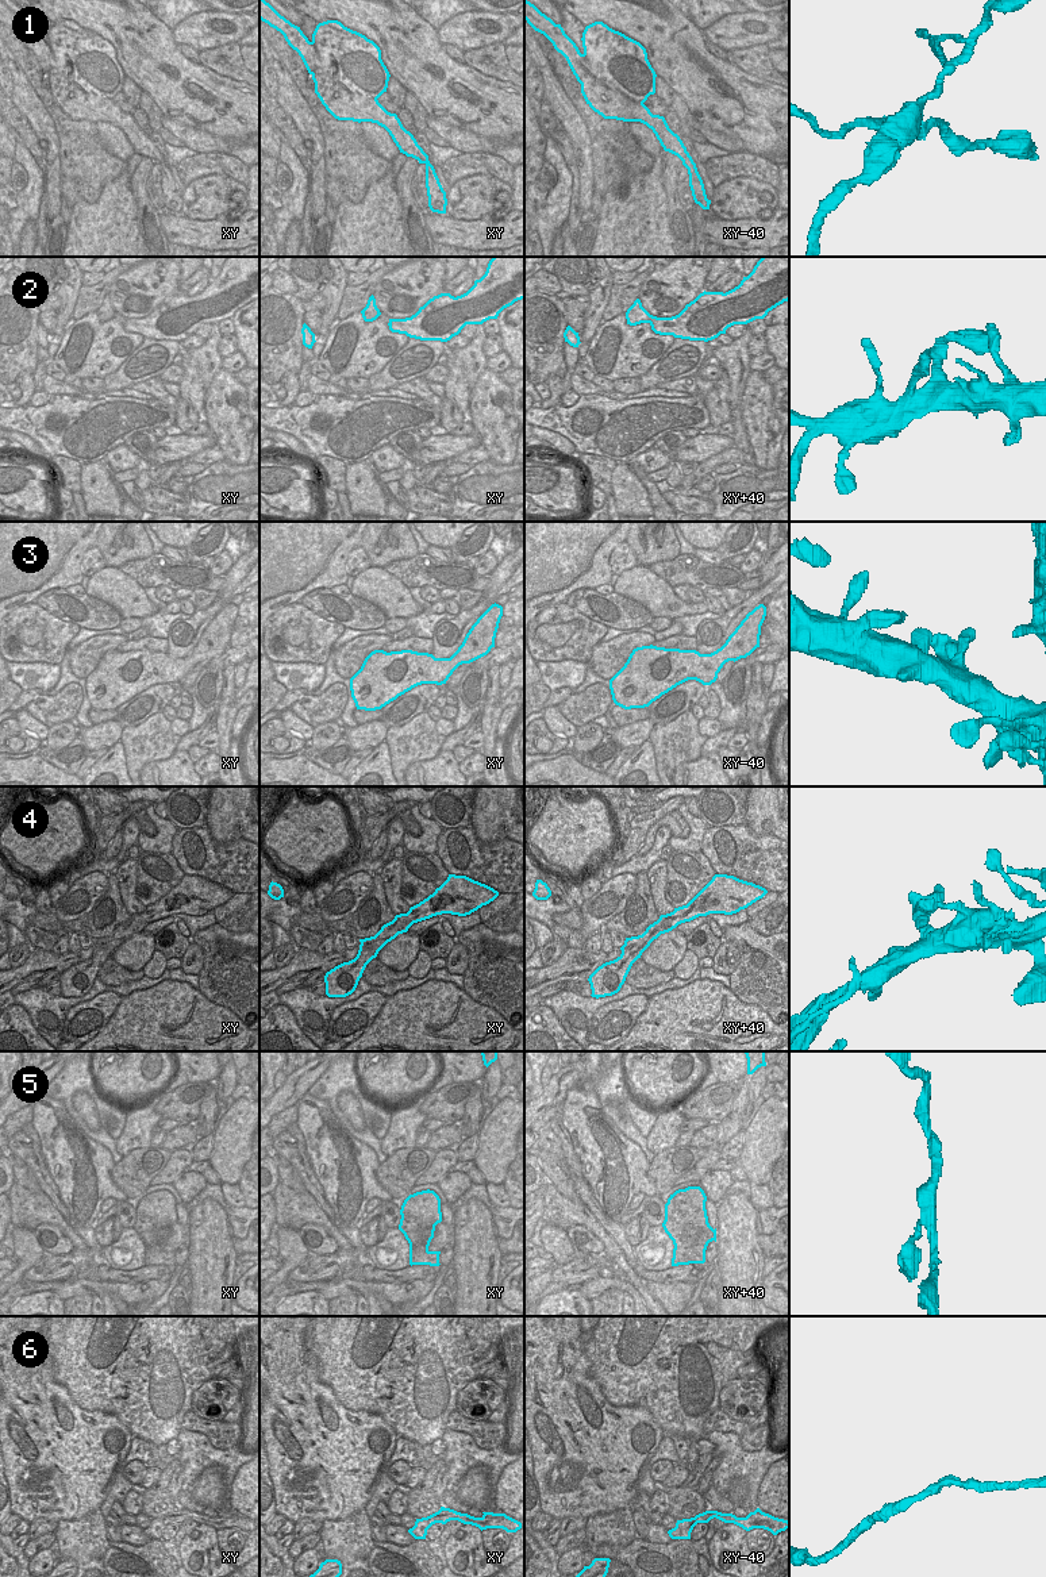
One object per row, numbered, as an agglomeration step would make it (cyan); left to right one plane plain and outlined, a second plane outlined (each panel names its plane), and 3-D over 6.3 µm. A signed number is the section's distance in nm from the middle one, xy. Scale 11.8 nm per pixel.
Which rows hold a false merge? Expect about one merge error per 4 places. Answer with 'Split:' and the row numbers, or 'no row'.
Split: 1

